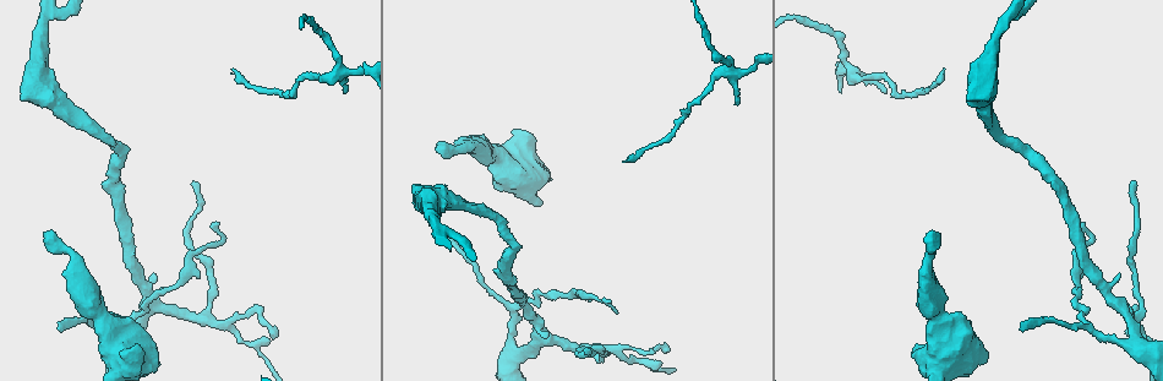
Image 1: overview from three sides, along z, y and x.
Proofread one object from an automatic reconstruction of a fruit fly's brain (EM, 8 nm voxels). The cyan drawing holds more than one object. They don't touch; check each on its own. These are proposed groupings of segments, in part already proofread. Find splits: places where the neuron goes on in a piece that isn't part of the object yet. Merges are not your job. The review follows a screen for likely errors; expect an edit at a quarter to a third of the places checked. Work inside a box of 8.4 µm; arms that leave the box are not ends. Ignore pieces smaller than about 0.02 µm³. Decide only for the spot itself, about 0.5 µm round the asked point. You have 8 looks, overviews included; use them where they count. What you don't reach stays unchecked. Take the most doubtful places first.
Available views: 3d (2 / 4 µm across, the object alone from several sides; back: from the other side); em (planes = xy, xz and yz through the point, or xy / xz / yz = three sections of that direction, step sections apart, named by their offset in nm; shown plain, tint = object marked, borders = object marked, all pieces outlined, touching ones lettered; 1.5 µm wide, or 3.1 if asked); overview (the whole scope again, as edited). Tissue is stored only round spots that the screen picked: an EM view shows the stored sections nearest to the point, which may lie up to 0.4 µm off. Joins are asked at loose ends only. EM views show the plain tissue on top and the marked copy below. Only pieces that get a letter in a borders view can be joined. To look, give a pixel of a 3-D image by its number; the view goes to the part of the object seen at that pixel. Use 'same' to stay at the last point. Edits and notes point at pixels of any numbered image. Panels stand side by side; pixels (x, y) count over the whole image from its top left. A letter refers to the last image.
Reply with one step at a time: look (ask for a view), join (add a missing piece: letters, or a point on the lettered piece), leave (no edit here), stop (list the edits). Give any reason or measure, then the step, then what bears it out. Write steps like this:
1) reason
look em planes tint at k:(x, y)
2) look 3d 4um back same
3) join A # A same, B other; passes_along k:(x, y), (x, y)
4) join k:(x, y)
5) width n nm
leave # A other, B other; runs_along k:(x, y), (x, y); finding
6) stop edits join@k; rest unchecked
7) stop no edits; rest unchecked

end of a long branch
look 3d 2um at 1:(50, 236)

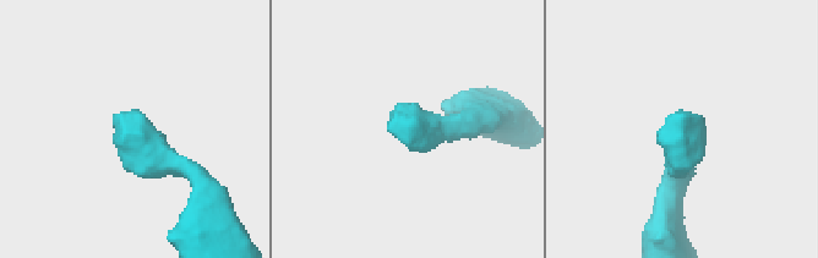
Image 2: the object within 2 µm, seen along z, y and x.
look em yz step 8 borders at 2:(701, 122)

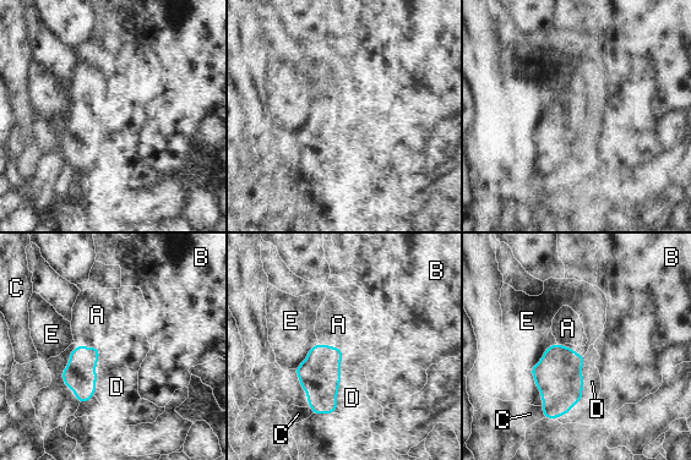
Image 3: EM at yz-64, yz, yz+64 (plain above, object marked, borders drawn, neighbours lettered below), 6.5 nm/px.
look em planes borders same

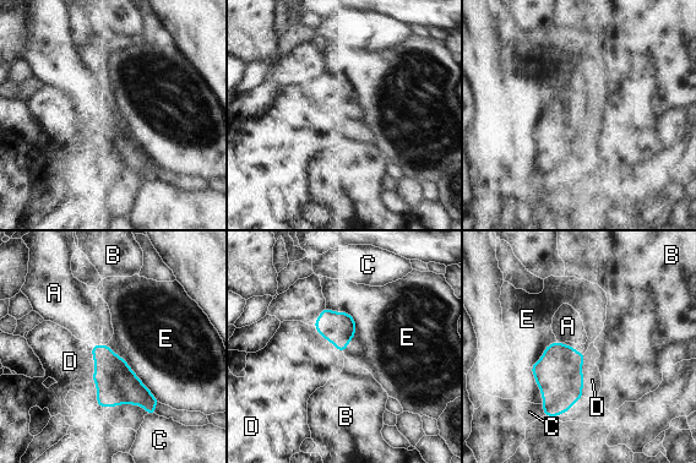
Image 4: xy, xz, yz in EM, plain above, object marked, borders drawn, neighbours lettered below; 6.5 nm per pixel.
longest_contact E 500 nm
join A # A same, B other, C other, D other, E other; passes_along 4:(114, 379), (98, 346), (82, 311); it goes on there

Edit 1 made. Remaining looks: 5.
see it whole again
look overview

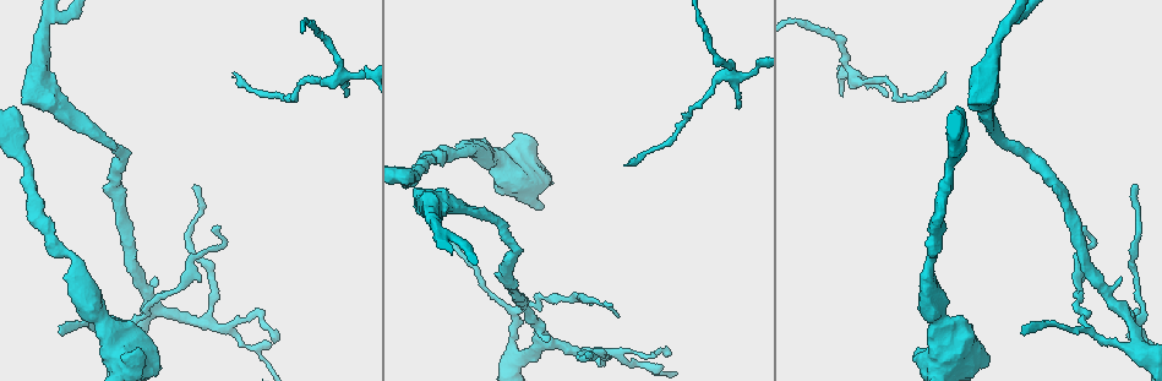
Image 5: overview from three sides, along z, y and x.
thin end
look 3d 4um at 5:(888, 95)

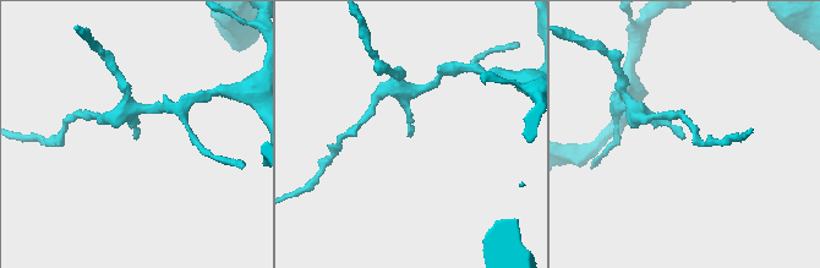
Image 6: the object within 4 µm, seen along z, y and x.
now the EM
look em planes tint at 6:(409, 134)

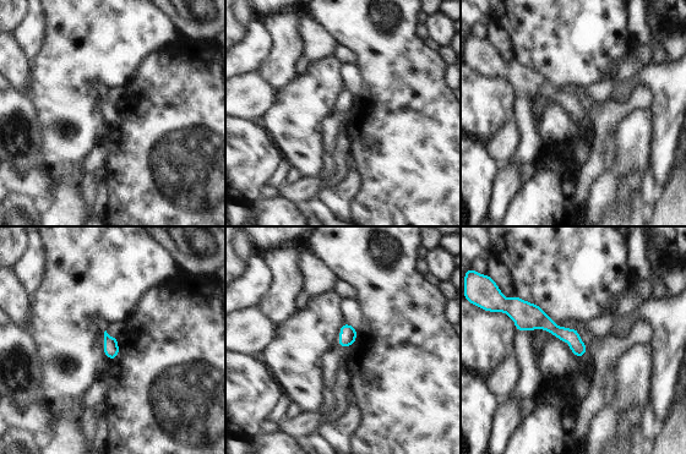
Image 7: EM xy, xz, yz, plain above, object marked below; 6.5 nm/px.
what lies round it
look em planes borders same

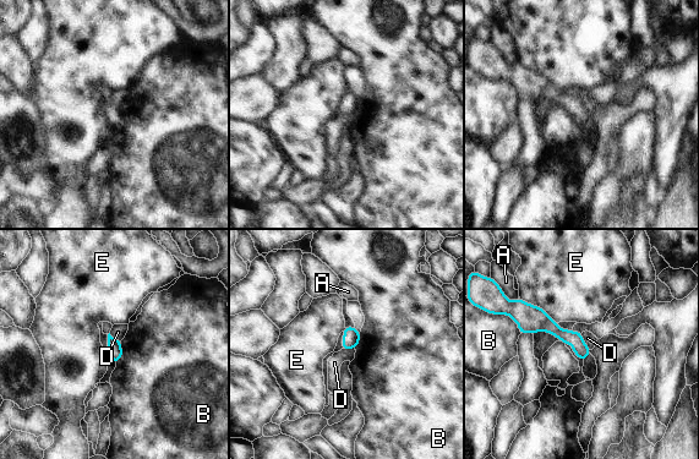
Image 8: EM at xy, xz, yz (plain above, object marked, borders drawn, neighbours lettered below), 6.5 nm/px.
leave # A other, B other, D other, E other; runs_along 8:(519, 309), (568, 337), (583, 355); no lettered piece goes on from it

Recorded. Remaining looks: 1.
free end
look em planes borders at 5:(918, 348)

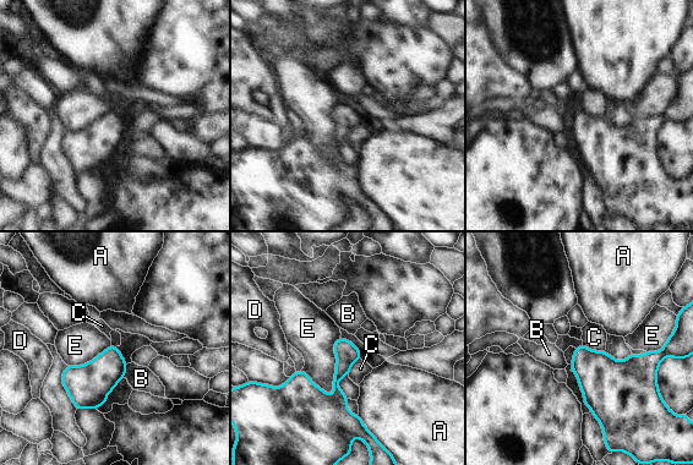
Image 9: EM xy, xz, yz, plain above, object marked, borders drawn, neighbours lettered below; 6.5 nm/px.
leave # A other, B other, C other, D other, E other; runs_along 9:(340, 342), (336, 389), (343, 422); no lettered piece goes on from it

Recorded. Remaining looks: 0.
stop edits join@4; rest unchecked

